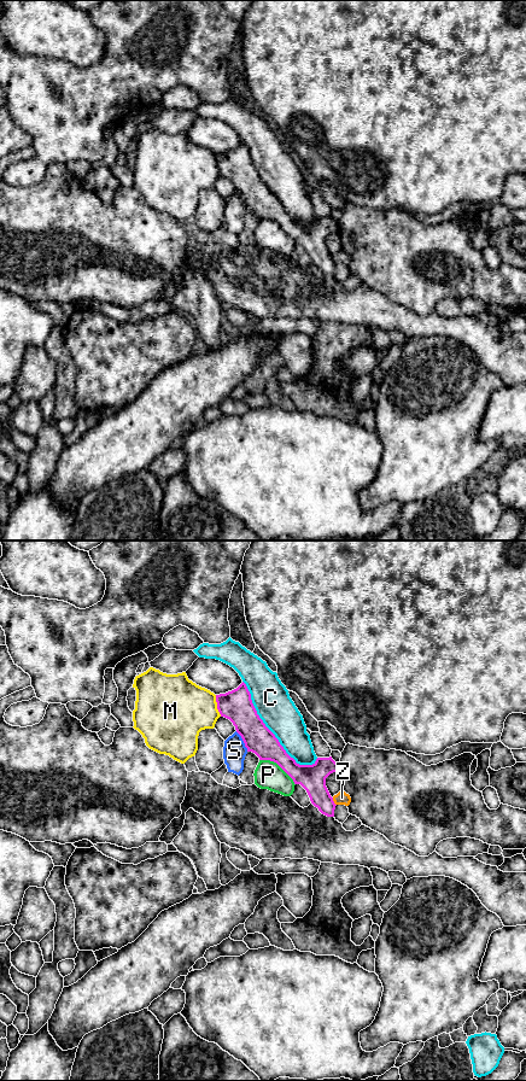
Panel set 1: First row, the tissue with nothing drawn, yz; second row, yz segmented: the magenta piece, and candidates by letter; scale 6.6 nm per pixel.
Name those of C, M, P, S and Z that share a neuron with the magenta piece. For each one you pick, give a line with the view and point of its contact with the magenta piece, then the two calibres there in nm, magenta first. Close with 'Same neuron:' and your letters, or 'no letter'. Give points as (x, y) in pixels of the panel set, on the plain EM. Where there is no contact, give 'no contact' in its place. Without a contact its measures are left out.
Same neuron: no letter

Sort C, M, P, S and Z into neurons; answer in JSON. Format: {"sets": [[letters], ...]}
{"sets": [["C"], ["M"], ["P"], ["S"], ["Z"]]}

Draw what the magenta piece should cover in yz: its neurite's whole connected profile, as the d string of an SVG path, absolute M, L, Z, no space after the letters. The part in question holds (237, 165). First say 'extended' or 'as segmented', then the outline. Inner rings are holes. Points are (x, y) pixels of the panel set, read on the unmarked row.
as segmented; M244 141L232 151L216 154L216 162L221 176L233 182L247 211L255 212L259 220L276 222L294 244L300 244L306 250L311 263L322 274L334 276L337 264L326 246L326 238L333 232L339 232L339 224L332 216L317 217L312 224L297 223L257 174Z

